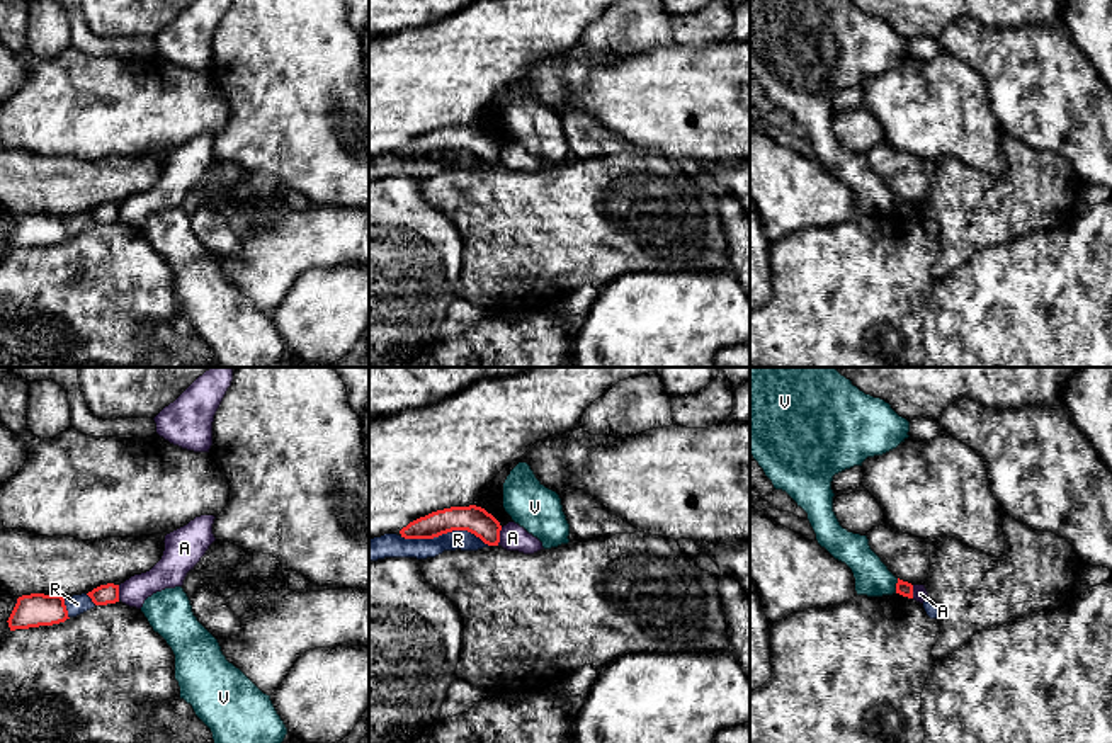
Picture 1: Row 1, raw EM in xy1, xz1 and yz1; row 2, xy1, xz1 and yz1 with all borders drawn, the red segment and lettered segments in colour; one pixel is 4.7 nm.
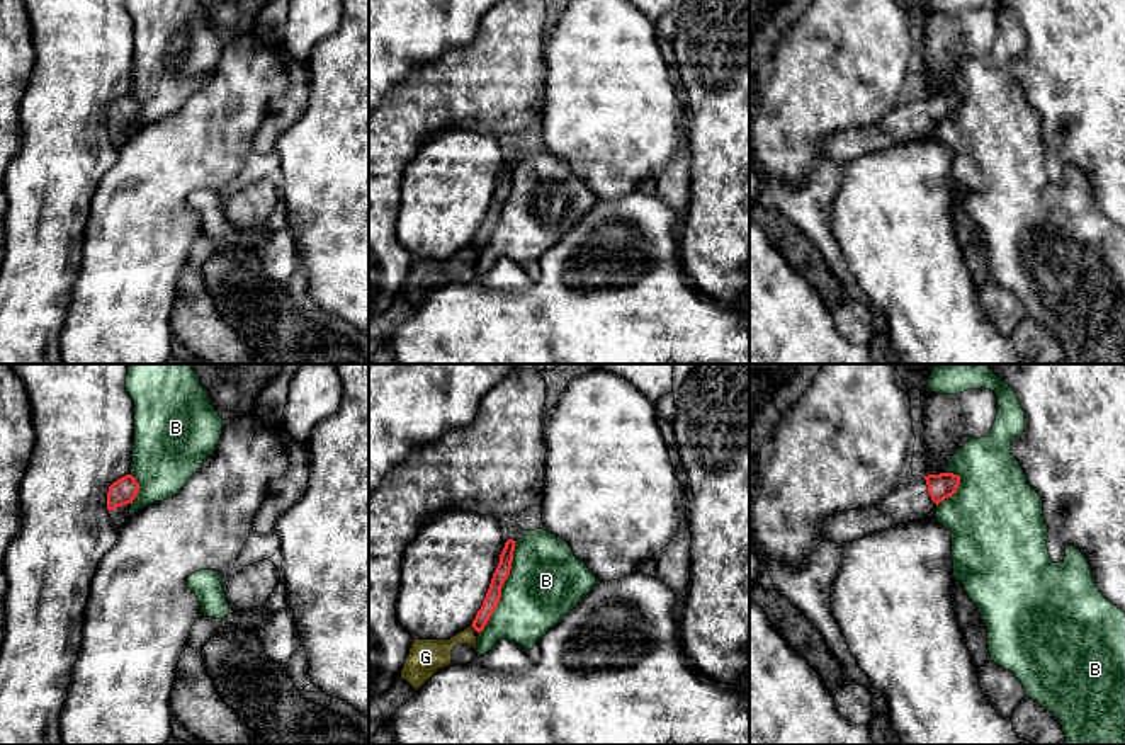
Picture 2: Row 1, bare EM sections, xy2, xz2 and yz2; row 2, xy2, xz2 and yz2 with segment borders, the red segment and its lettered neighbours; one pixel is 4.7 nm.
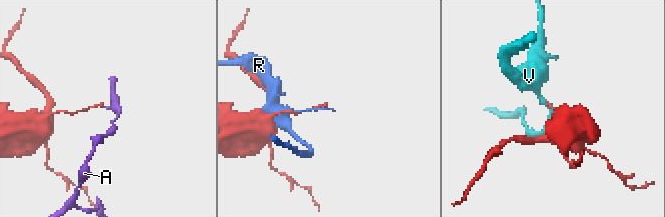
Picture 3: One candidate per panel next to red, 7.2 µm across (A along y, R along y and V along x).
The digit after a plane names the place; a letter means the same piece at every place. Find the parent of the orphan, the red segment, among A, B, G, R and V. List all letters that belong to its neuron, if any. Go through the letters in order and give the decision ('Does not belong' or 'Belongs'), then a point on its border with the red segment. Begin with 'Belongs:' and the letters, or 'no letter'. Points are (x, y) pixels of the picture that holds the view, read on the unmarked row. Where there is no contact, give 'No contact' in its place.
Belongs: no letter
A: Does not belong. Touches red at xz1 (499, 155)
B: Does not belong. Touches red at xz2 (502, 204)
G: Does not belong. Touches red at xz2 (473, 245)
R: Does not belong. Touches red at xz1 (444, 152)
V: Does not belong. Touches red at yz1 (896, 204)

